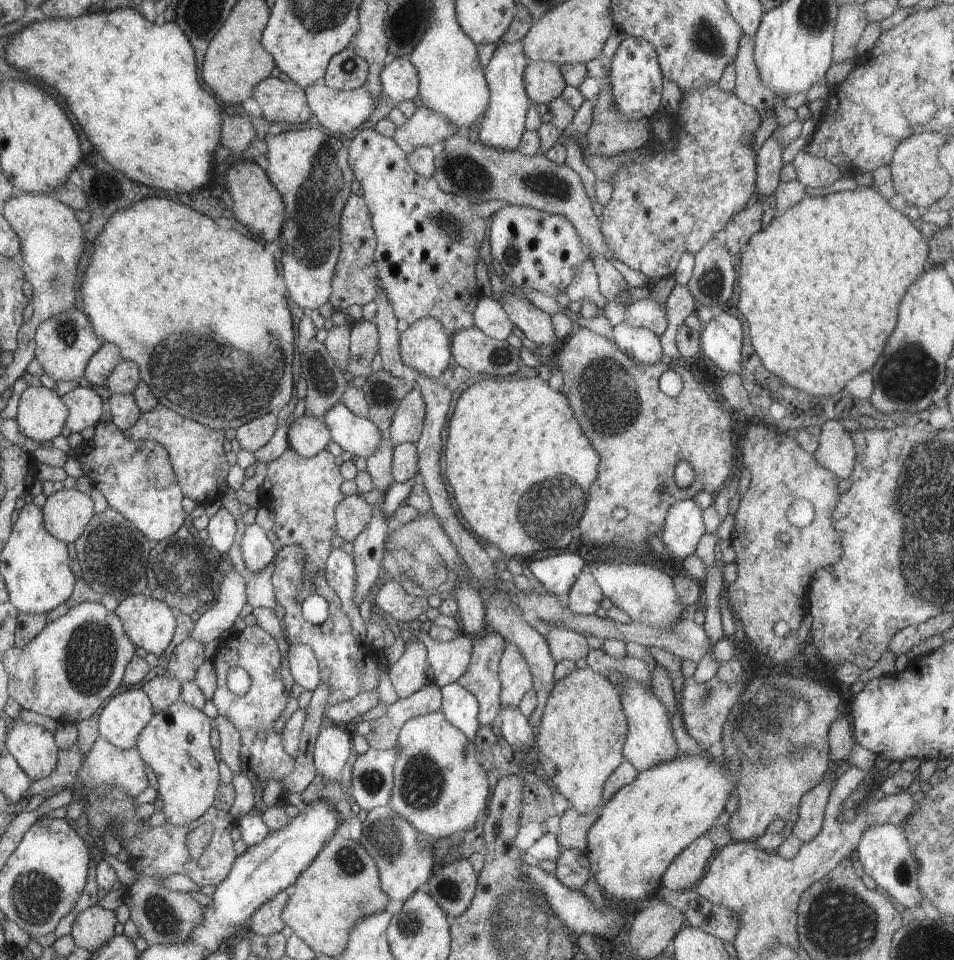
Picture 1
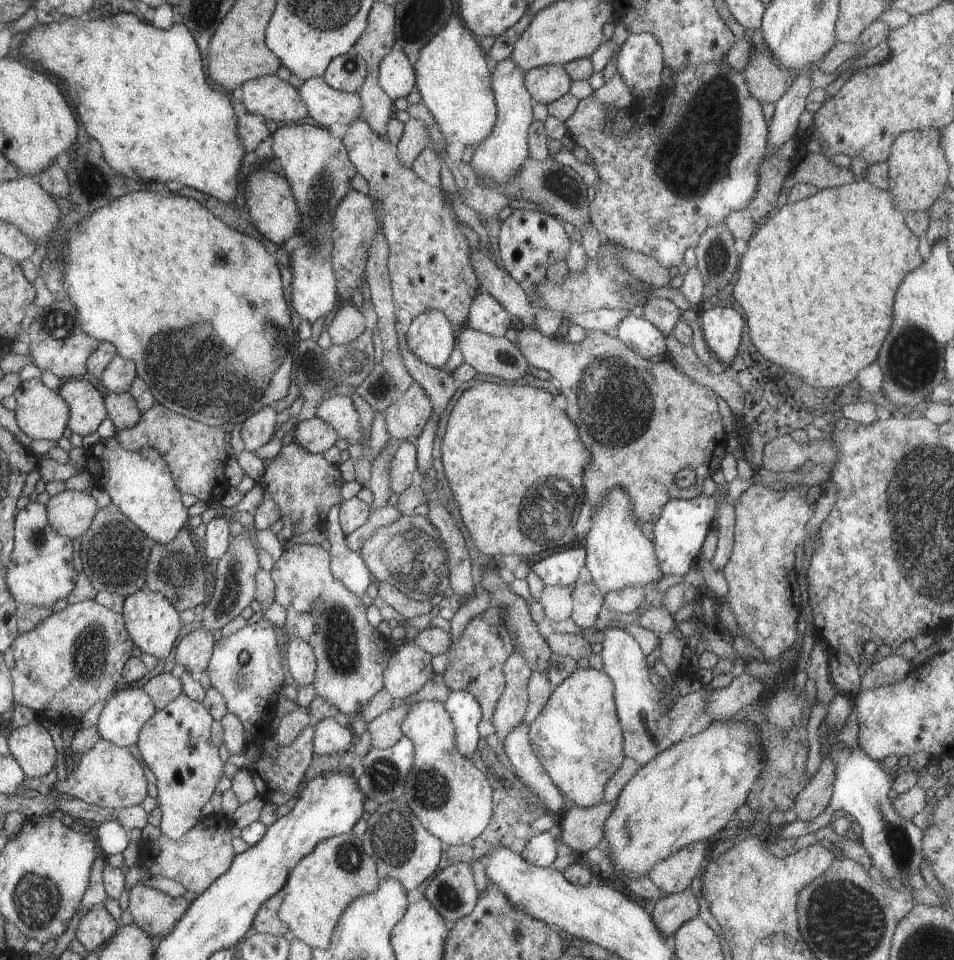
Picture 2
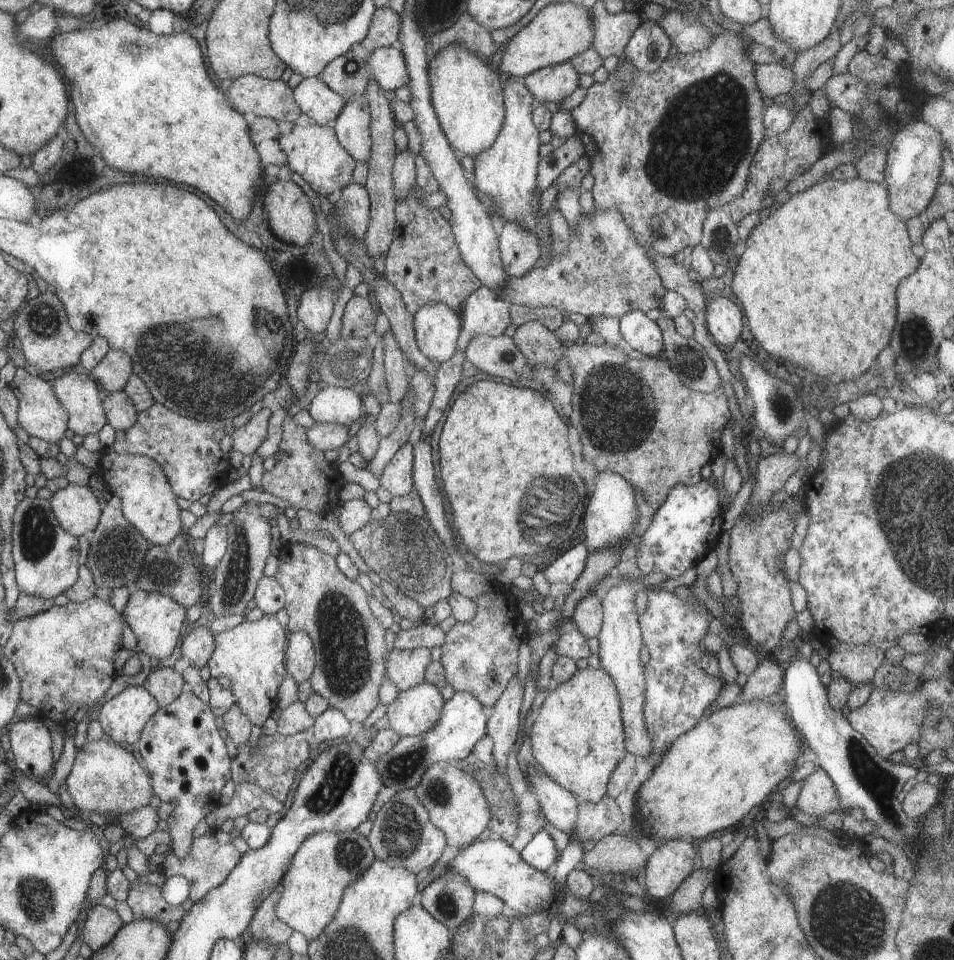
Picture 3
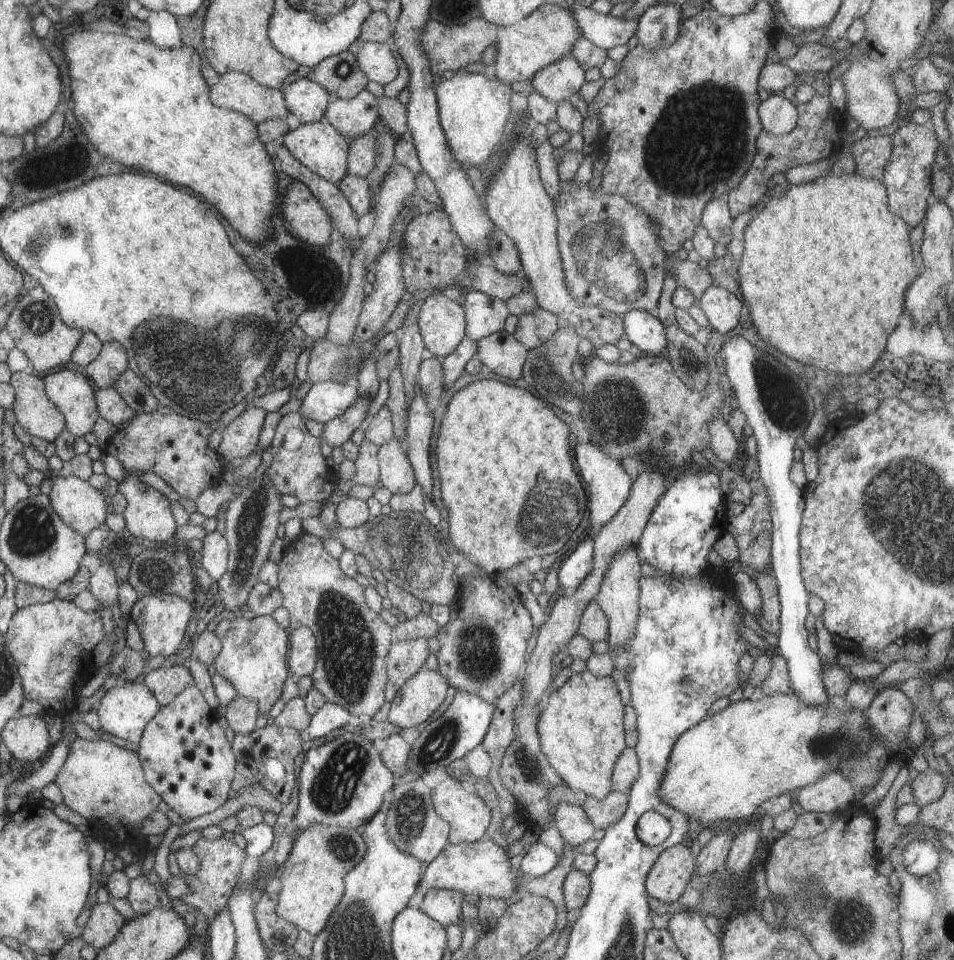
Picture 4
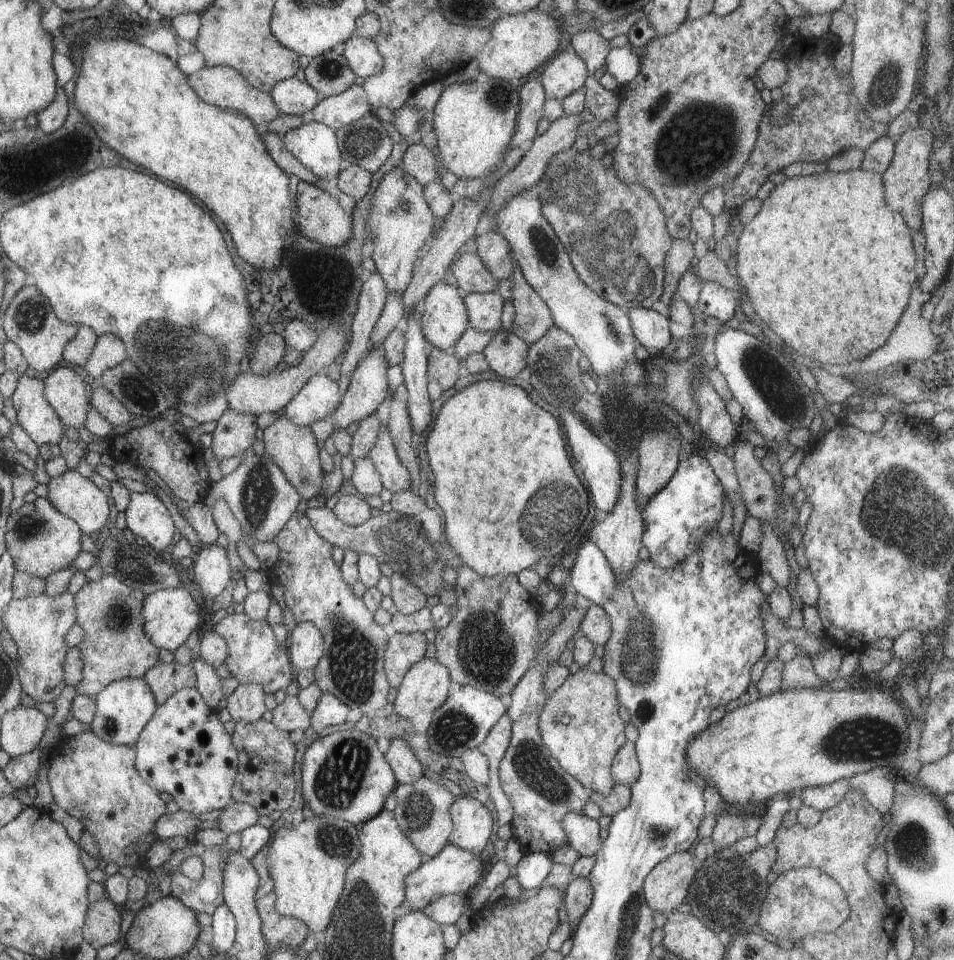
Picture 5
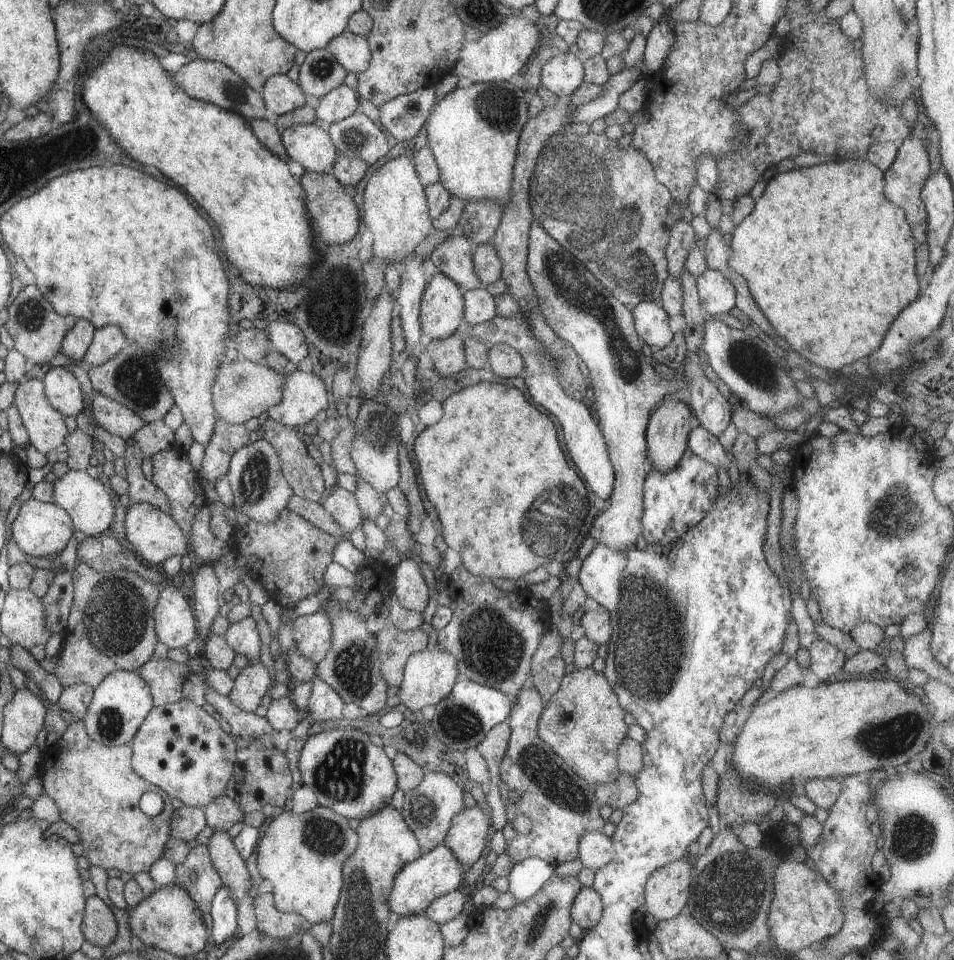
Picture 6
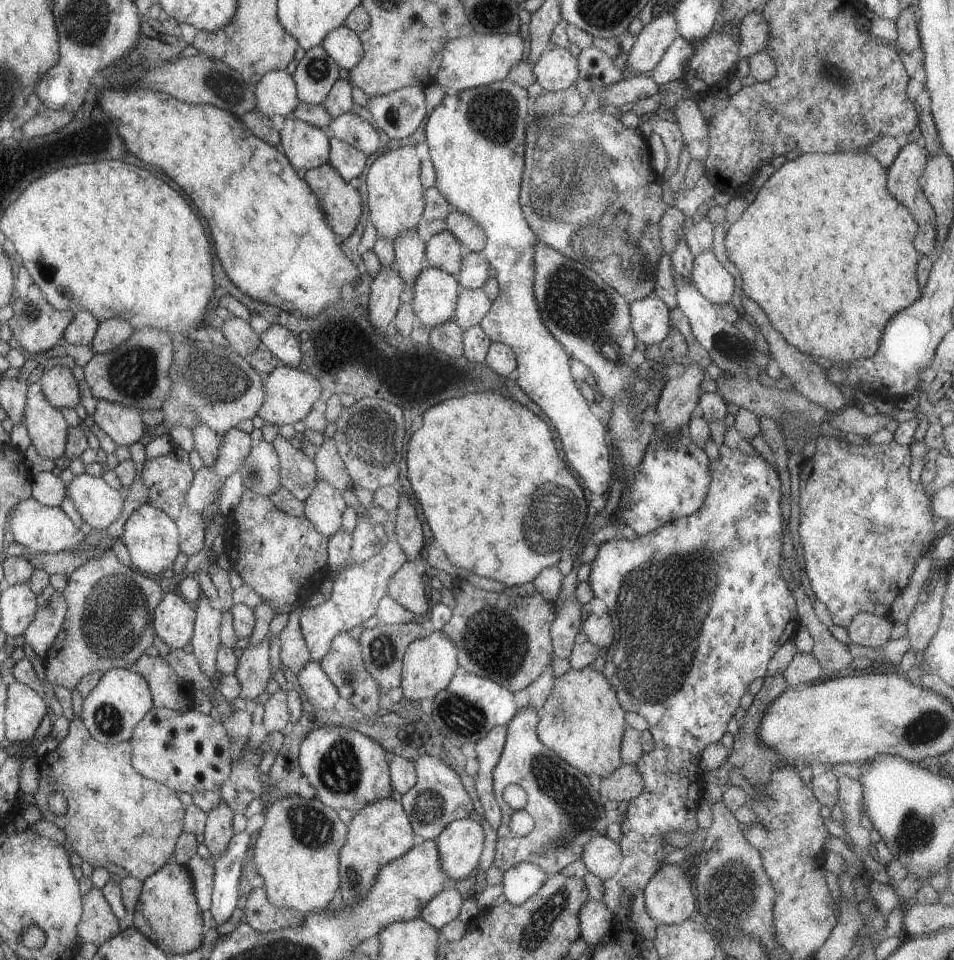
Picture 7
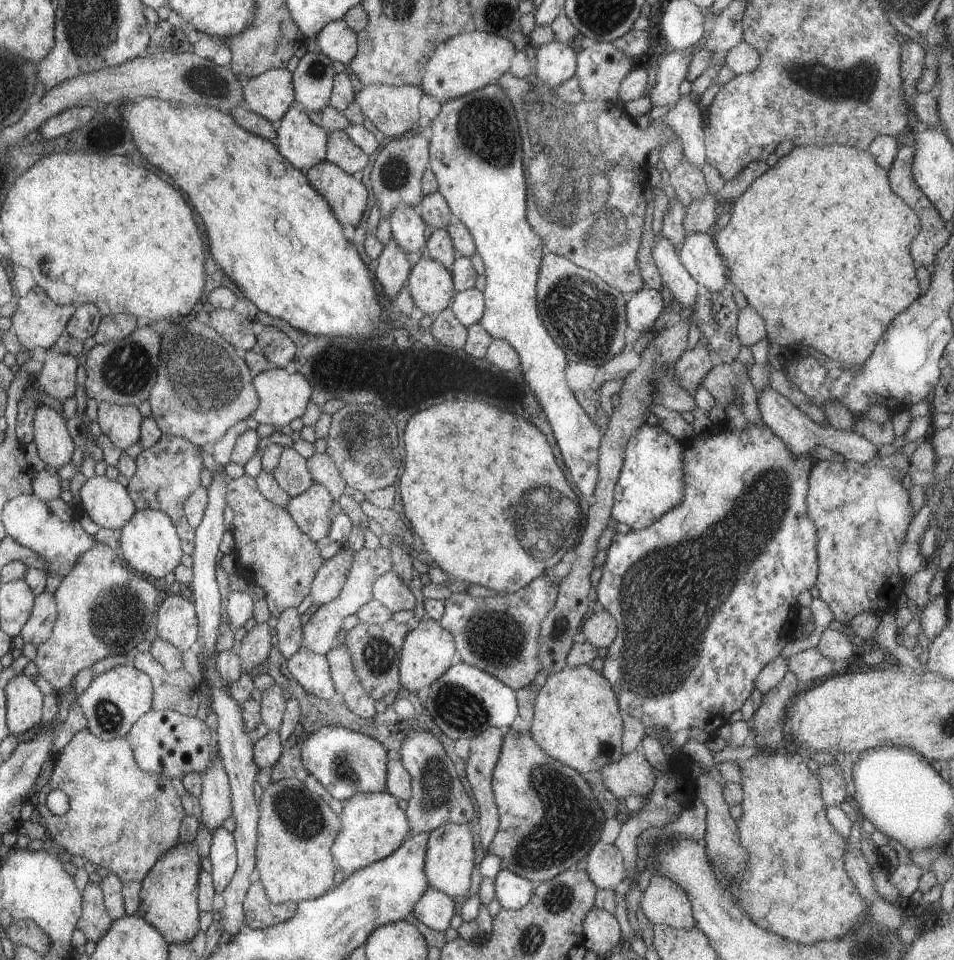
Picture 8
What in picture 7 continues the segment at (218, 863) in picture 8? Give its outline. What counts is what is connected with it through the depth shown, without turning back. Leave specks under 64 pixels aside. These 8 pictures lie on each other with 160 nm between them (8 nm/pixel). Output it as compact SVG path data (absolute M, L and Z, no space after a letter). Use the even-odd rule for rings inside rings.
M247 831L235 834L226 852L214 860L215 892L212 894L211 913L218 927L236 910L238 884L242 882L240 879L242 864L252 846L252 841L252 836Z

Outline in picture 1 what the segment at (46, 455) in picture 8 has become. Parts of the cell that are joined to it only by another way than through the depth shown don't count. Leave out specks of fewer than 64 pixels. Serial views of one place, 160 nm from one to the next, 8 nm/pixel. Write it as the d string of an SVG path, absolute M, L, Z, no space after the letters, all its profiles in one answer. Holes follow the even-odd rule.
M42 385L29 387L23 392L15 421L20 437L46 444L46 440L52 440L62 432L69 414L66 401Z

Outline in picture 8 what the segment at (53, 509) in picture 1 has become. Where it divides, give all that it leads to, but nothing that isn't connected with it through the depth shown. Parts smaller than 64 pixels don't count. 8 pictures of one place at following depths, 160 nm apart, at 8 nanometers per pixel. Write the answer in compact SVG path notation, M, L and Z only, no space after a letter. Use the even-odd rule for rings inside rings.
M92 476L80 488L80 509L101 528L122 529L134 515L130 492L106 476Z

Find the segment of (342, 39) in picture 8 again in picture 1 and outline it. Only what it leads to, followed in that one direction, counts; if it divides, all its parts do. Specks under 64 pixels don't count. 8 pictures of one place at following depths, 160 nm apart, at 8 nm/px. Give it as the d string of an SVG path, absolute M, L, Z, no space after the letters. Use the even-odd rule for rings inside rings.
M408 56L395 58L380 73L382 94L394 104L416 98L419 94L419 76Z

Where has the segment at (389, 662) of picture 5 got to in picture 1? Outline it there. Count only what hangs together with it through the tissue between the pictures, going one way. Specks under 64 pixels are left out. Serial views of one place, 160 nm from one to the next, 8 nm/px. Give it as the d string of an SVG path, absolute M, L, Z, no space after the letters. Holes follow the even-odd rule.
M421 641L406 644L399 660L387 668L390 682L400 699L433 682L433 671L427 659L426 648Z

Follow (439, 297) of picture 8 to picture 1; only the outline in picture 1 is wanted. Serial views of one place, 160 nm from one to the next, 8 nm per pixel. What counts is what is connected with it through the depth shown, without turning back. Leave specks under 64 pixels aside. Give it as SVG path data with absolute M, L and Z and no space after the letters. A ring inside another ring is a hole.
M424 317L409 325L405 332L399 336L400 356L402 362L413 373L425 374L428 378L438 381L444 370L452 363L451 337L436 319Z

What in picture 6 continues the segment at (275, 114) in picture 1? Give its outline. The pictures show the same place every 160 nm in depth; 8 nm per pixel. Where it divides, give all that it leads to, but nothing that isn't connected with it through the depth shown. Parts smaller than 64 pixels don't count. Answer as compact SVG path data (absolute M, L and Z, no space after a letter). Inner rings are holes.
M197 58L184 65L182 70L172 76L176 84L183 87L192 98L215 103L216 106L236 111L239 115L243 115L244 118L248 118L248 120L264 119L267 105L262 94L248 86L244 78L237 75L231 67L226 66L224 63Z

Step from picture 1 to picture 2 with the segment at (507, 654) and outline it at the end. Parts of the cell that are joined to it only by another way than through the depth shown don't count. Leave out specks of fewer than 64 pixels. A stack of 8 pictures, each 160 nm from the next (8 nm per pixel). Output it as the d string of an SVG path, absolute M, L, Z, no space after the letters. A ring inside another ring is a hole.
M514 652L504 663L503 673L505 689L491 718L496 726L496 734L502 742L517 724L523 722L529 701L527 684L533 672L526 659L520 653Z

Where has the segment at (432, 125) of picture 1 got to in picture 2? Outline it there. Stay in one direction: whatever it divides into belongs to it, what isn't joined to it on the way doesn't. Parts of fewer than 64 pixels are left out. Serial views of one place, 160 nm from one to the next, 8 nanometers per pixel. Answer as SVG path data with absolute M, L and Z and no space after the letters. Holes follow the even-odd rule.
M410 117L404 125L403 135L397 142L397 155L403 165L411 166L413 160L427 147L432 139L423 120Z

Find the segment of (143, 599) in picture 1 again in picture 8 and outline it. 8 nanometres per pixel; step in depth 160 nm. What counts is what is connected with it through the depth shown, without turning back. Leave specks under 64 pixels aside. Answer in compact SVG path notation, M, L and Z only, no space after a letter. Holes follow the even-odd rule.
M169 593L162 600L156 614L155 628L158 637L184 653L198 640L197 611L188 600L184 600L184 596Z

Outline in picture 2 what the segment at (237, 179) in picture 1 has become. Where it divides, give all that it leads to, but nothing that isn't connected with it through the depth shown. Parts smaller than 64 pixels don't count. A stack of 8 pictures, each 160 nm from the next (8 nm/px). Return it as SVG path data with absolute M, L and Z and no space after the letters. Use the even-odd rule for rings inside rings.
M260 165L247 177L245 190L249 221L264 238L274 244L284 245L291 236L298 234L299 226L302 225L302 215L286 177L269 171L265 165Z

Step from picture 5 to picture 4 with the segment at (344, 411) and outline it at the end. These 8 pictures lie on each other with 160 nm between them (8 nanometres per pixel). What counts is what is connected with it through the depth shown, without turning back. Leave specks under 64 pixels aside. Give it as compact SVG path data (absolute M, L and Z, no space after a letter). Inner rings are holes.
M359 396L359 400L346 413L323 423L321 440L324 440L333 448L341 447L361 426L362 421L366 418L370 401L366 397Z

